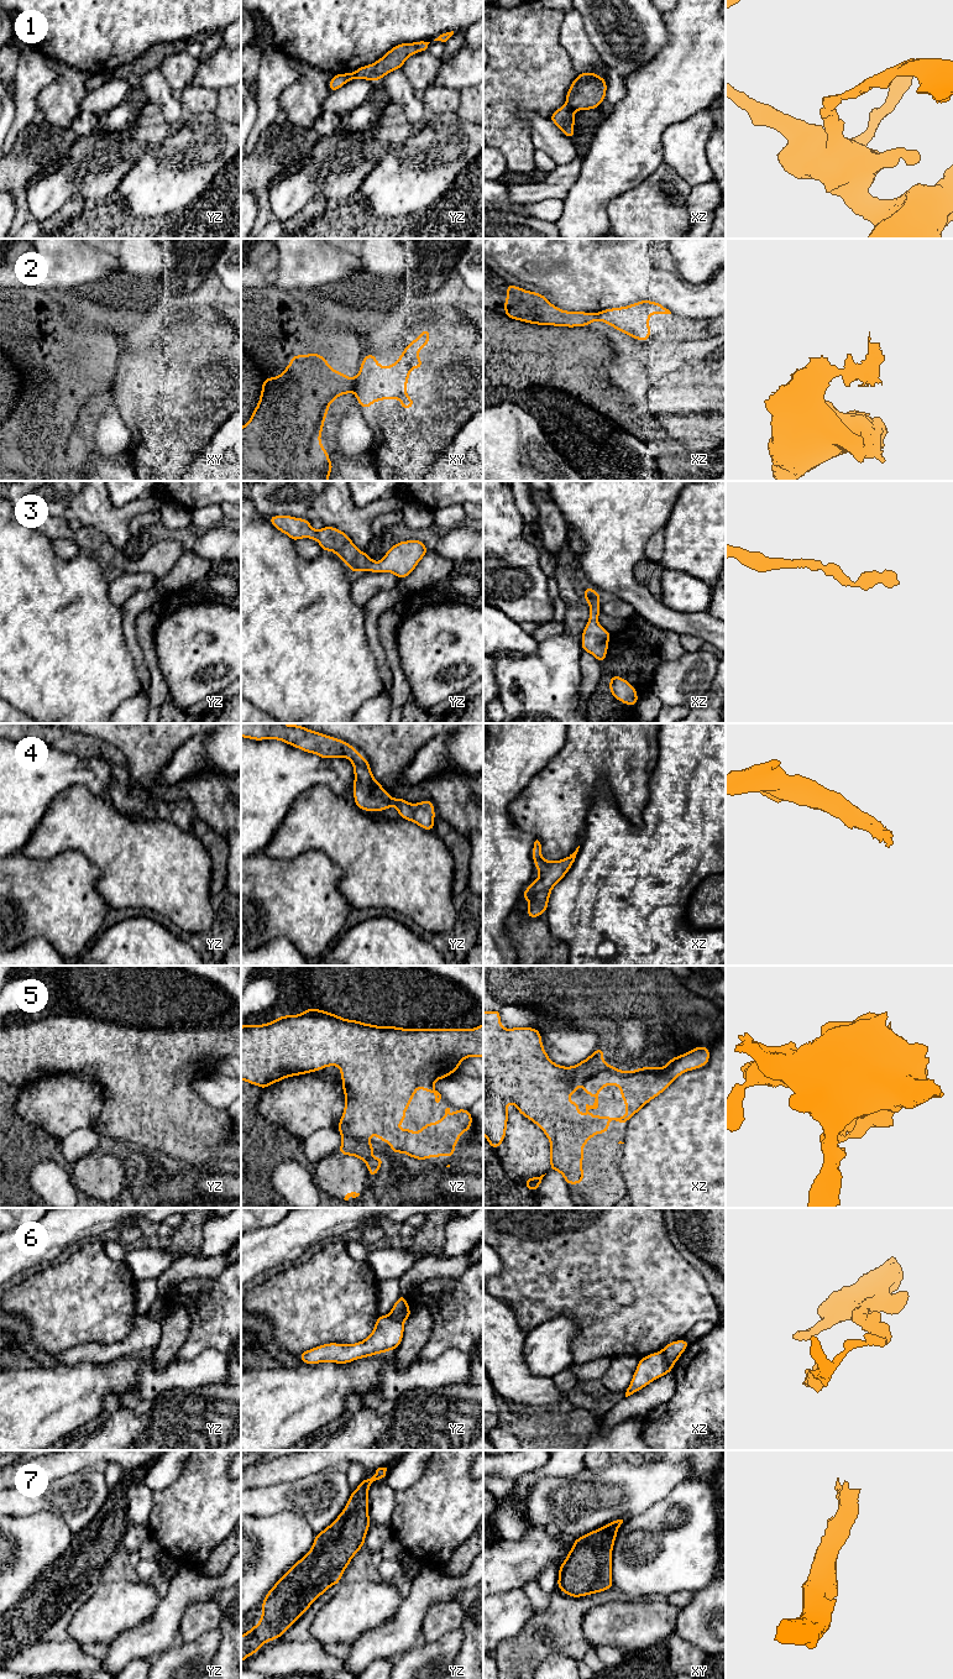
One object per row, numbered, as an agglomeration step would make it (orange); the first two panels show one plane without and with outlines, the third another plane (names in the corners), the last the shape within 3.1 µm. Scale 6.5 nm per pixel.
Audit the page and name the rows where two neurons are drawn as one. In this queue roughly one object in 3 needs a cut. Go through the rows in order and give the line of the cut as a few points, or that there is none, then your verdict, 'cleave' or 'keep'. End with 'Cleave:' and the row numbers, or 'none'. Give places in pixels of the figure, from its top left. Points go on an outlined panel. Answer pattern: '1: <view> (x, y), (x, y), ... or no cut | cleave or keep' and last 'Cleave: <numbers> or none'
1: xz (566, 102), (572, 109) | cleave
2: xy (357, 377), (352, 388) | cleave
3: no cut | keep
4: no cut | keep
5: xz (609, 1066), (581, 1081), (575, 1081), (566, 1073) | cleave
6: xz (660, 1351), (671, 1368) | cleave
7: no cut | keep
Cleave: 1, 2, 5, 6

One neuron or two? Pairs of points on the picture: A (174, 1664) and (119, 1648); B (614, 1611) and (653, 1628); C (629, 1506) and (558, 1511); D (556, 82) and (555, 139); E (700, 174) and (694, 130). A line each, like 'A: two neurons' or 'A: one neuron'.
A: two neurons
B: one neuron
C: one neuron
D: two neurons
E: one neuron

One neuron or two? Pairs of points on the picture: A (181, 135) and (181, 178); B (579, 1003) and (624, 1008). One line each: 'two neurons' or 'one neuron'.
A: one neuron
B: one neuron

